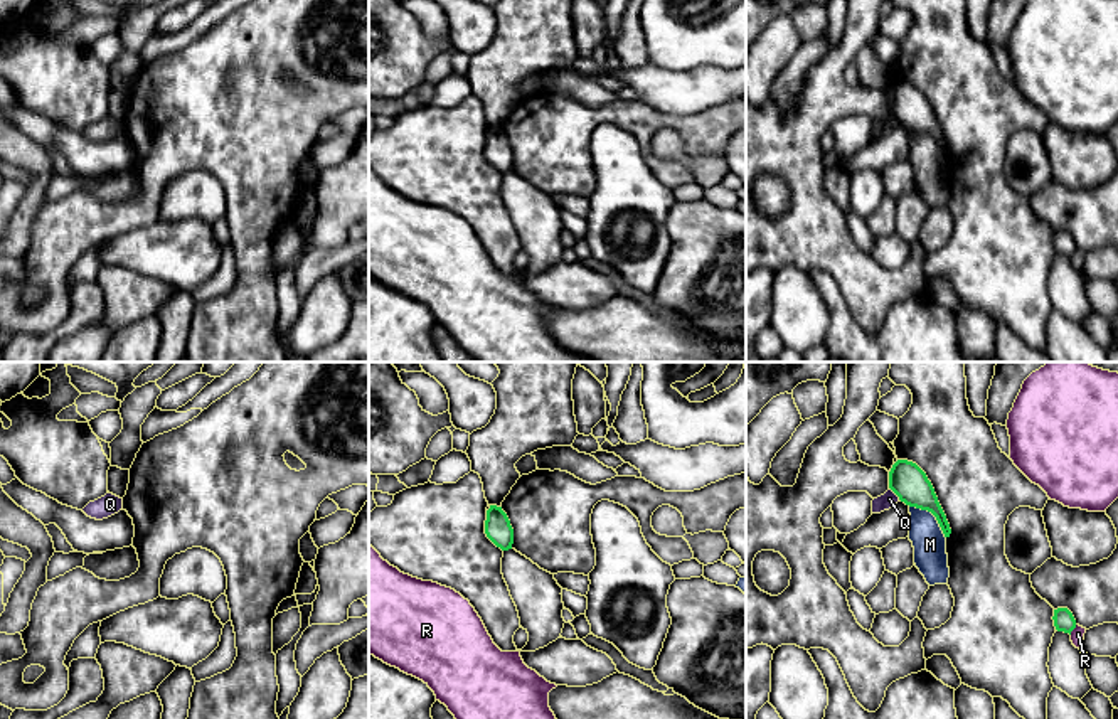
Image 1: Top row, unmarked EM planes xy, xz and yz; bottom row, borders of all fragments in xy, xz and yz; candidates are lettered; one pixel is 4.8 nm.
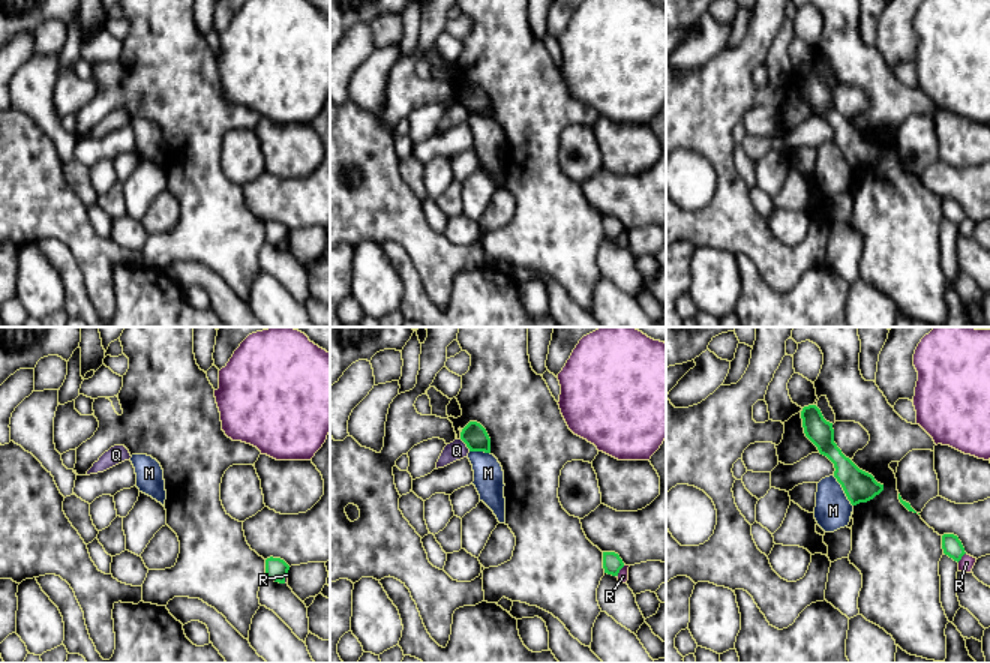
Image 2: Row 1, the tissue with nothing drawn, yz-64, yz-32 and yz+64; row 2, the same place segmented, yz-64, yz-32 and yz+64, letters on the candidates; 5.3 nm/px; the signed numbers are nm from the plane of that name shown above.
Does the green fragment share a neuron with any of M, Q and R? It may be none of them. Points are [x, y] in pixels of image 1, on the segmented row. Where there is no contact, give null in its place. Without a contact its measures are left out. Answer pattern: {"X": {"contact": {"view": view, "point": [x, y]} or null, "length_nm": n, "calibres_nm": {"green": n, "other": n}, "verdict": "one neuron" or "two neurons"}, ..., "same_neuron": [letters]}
{"M": {"contact": {"view": "yz", "point": [933, 514]}, "length_nm": 240, "calibres_nm": {"green": 170, "other": 160}, "verdict": "two neurons"}, "Q": {"contact": {"view": "yz", "point": [894, 492]}, "length_nm": 80, "calibres_nm": {"green": 170, "other": 80}, "verdict": "two neurons"}, "R": {"contact": {"view": "yz", "point": [1073, 628]}, "length_nm": 60, "calibres_nm": {"green": 100, "other": 60}, "verdict": "two neurons"}, "same_neuron": []}

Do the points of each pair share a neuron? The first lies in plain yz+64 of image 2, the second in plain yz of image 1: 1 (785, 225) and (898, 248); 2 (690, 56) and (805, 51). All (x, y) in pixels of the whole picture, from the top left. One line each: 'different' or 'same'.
1: same
2: different

